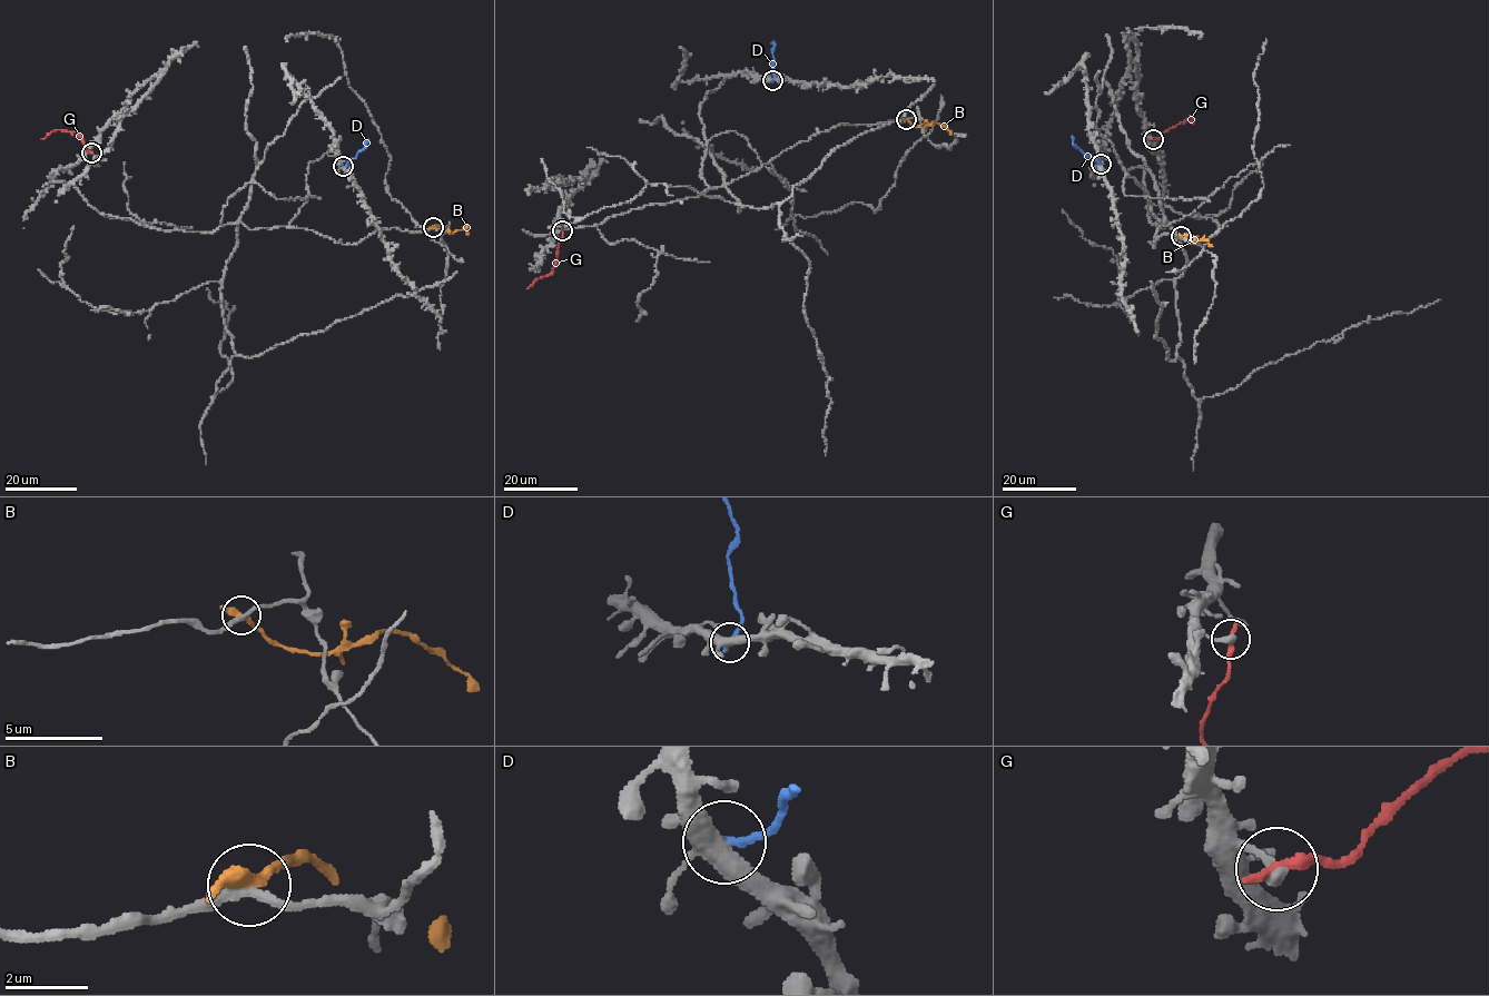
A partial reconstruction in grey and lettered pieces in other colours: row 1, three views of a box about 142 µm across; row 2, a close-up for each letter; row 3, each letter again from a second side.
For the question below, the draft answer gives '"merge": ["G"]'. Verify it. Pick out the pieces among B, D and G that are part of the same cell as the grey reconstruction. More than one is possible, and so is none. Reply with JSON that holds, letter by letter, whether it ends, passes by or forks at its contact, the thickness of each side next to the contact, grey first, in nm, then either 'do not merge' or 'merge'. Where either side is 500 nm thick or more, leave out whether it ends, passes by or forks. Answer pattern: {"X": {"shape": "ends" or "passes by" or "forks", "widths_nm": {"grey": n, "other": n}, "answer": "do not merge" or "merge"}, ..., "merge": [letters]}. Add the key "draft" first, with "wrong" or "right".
{"draft": "wrong", "B": {"shape": "passes by", "widths_nm": {"grey": 240, "other": 280}, "answer": "do not merge"}, "D": {"shape": "ends", "widths_nm": {"grey": 400, "other": 200}, "answer": "do not merge"}, "G": {"shape": "ends", "widths_nm": {"grey": 360, "other": 280}, "answer": "do not merge"}, "merge": []}

